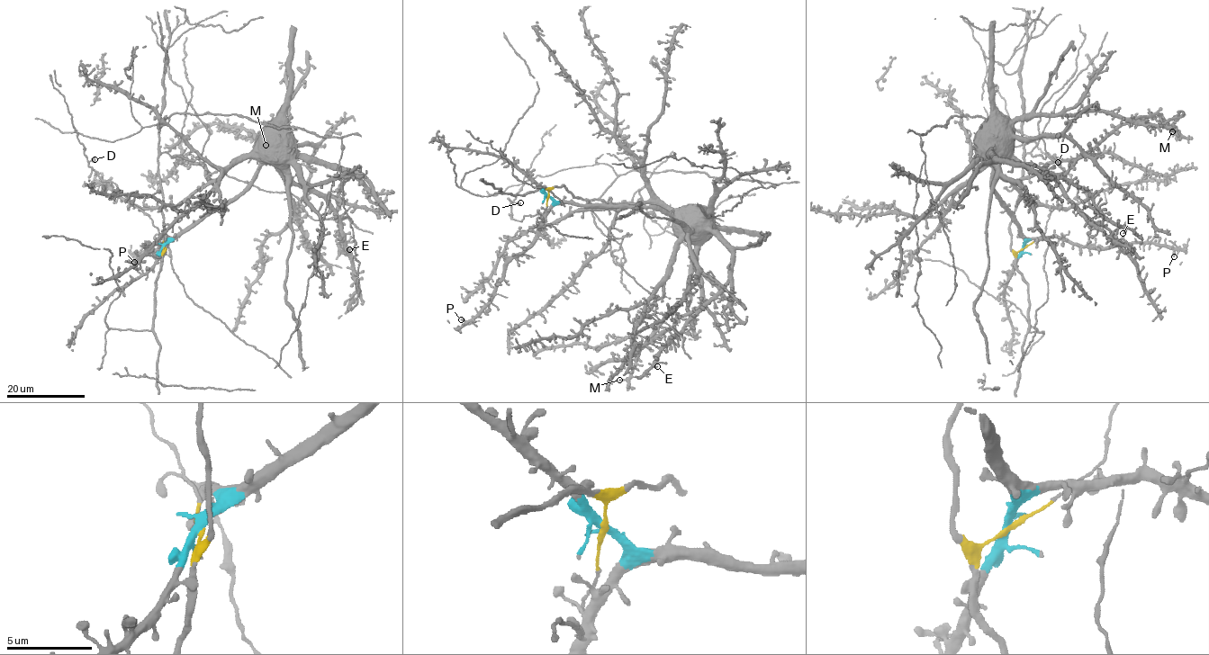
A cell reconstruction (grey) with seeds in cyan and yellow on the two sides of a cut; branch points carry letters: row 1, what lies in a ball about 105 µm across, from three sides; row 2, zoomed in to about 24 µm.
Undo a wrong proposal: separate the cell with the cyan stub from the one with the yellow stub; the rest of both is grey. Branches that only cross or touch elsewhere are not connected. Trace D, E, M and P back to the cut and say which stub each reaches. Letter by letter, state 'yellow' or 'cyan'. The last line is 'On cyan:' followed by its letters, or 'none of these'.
D: yellow
E: cyan
M: cyan
P: cyan
On cyan: E, M, P

